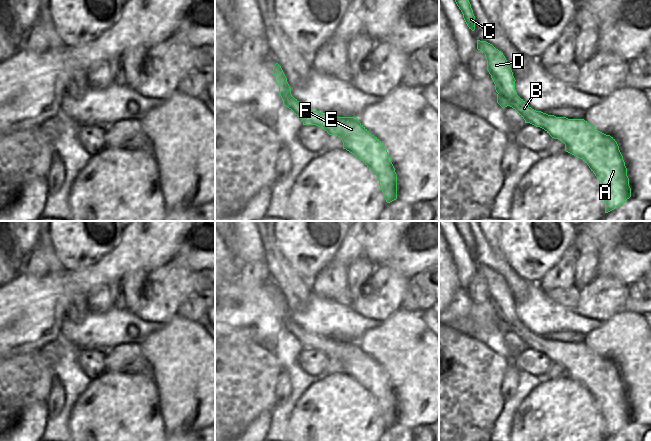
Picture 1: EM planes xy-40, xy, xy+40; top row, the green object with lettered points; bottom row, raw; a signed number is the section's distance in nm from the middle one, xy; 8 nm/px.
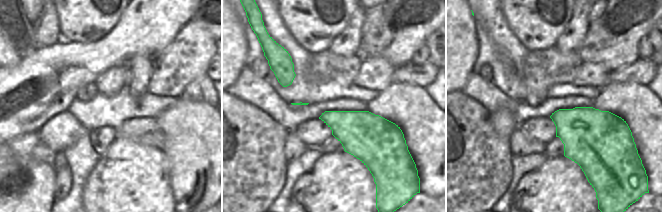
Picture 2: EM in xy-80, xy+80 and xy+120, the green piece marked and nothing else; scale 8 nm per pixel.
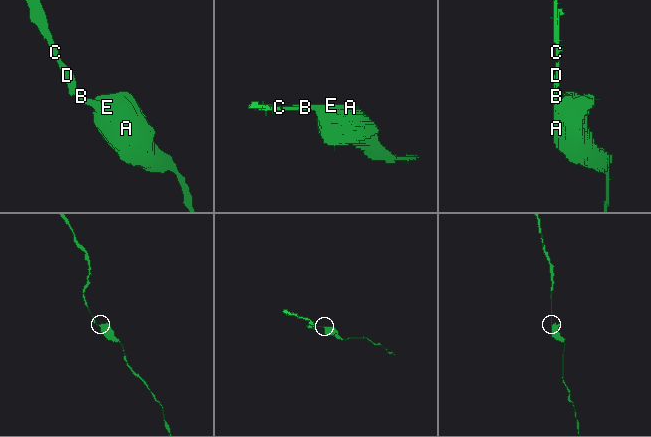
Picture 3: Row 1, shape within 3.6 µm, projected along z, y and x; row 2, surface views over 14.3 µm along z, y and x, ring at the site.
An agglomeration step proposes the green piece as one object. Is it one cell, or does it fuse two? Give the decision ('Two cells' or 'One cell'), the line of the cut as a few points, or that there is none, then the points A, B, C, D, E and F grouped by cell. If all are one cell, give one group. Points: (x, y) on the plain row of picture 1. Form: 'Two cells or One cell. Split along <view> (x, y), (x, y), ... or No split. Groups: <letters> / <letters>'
One cell. No split. Groups: A B C D E F

